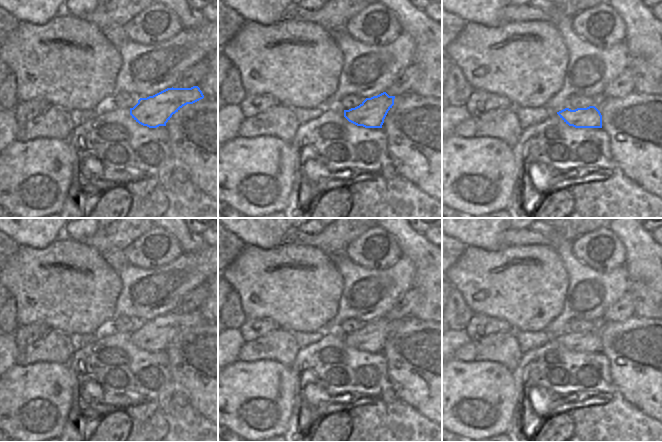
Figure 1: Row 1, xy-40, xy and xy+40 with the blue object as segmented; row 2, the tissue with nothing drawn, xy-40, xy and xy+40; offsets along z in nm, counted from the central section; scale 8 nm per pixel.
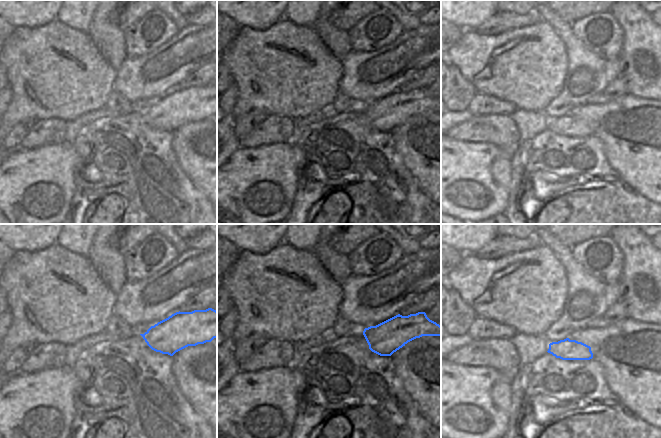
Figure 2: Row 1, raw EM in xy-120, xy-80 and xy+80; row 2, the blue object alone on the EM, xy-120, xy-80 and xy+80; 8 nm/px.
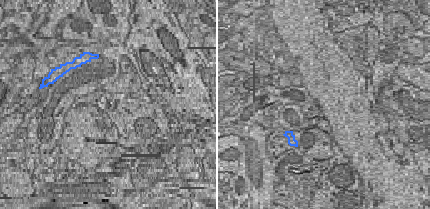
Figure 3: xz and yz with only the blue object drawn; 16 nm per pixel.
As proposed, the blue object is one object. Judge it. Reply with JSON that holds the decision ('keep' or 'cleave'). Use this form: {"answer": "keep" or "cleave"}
{"answer": "keep"}

